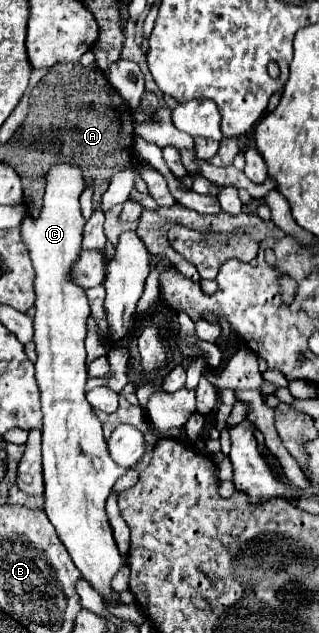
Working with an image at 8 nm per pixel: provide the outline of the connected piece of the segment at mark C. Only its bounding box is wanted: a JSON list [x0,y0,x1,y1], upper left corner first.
[20,161,128,605]

